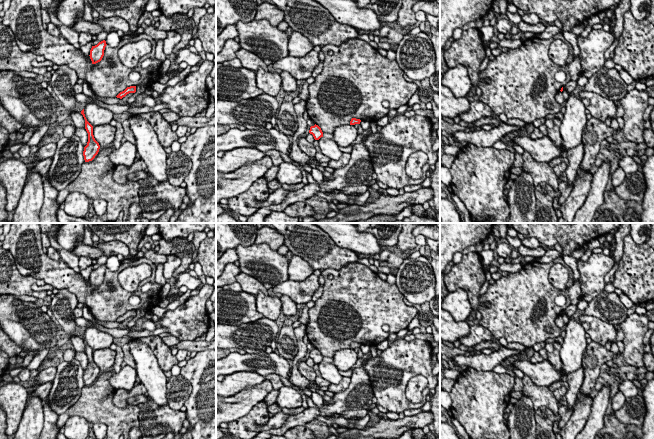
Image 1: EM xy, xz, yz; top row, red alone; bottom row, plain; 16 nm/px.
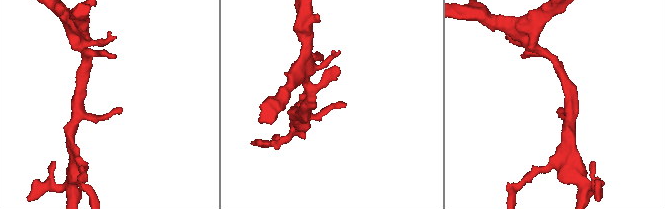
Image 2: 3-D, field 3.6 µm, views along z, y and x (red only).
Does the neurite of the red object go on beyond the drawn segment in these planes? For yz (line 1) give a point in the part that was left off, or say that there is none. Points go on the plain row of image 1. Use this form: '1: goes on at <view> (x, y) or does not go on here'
1: does not go on here

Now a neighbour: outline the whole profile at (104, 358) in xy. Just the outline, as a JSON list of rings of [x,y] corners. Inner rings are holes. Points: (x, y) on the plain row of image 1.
[[[110,348],[93,351],[93,359],[100,371],[104,372],[114,365],[116,351]]]

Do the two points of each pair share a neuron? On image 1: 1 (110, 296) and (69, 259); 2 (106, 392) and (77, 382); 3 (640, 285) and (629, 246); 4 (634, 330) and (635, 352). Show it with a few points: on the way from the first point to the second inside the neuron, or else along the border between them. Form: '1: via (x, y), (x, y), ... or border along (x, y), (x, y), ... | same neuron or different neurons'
1: border along (68, 266), (79, 273) | different neurons
2: border along (84, 385), (80, 397), (71, 405) | different neurons
3: via (640, 275), (640, 262), (635, 256) | same neuron
4: via (634, 335), (634, 347) | same neuron

